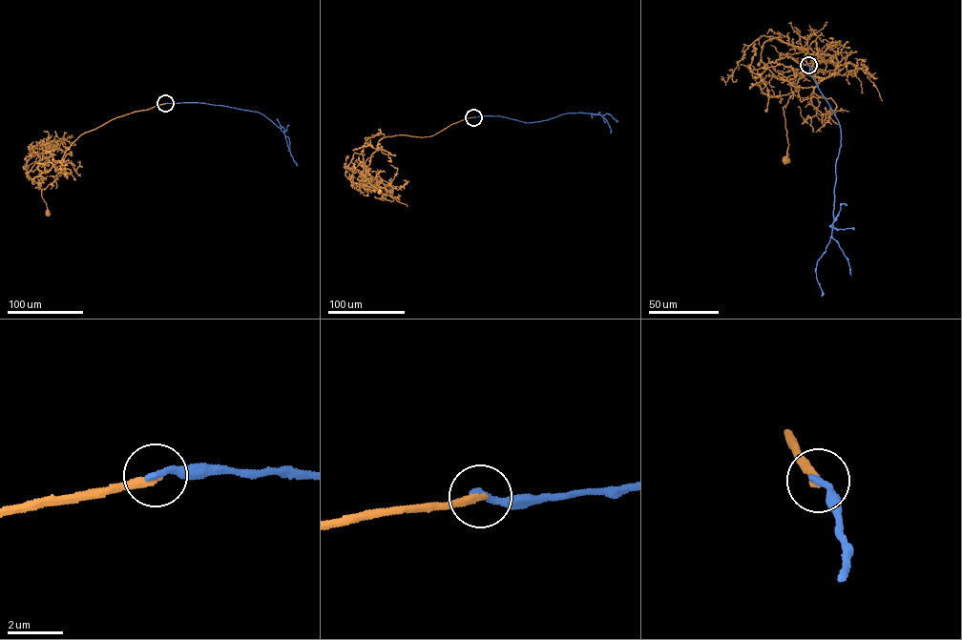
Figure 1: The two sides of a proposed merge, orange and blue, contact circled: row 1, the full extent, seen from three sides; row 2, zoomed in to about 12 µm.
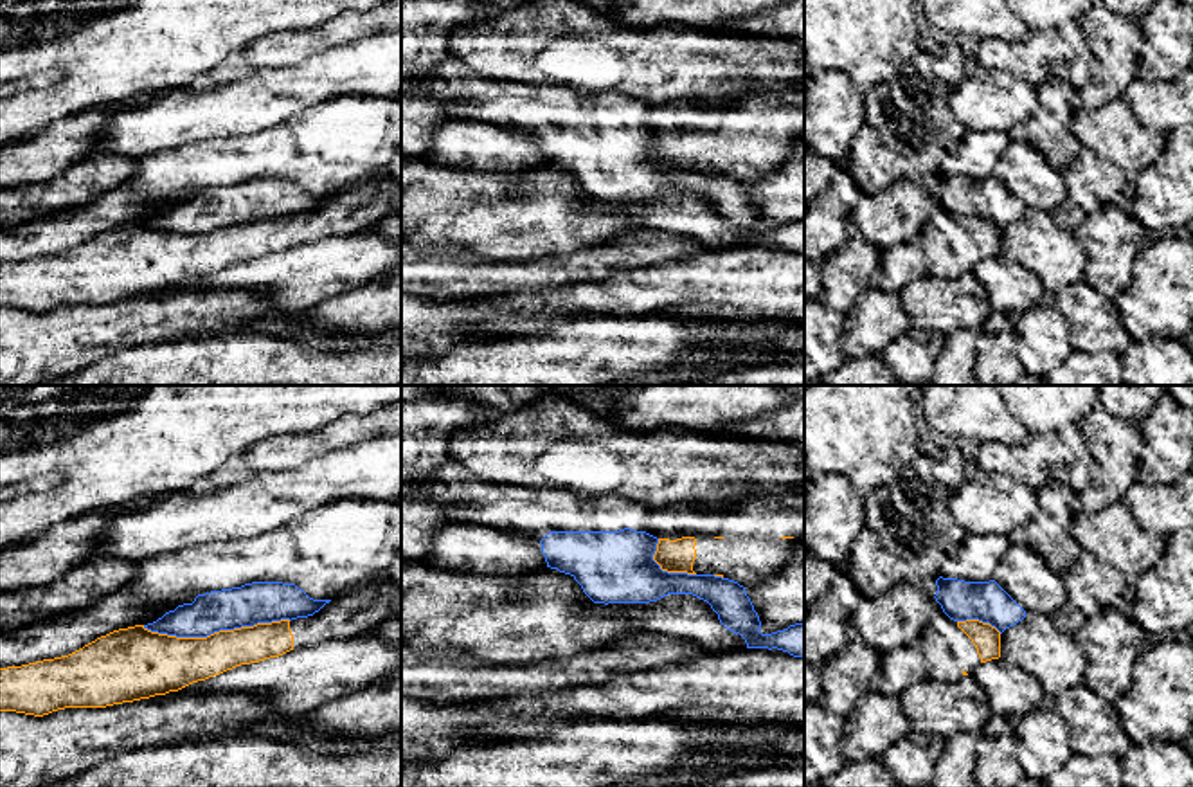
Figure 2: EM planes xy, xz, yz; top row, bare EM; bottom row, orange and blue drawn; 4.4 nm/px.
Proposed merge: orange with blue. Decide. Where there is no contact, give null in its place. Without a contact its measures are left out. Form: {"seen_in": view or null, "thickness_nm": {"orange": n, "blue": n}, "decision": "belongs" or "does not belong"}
{"seen_in": "xy", "thickness_nm": {"orange": 240, "blue": 190}, "decision": "does not belong"}

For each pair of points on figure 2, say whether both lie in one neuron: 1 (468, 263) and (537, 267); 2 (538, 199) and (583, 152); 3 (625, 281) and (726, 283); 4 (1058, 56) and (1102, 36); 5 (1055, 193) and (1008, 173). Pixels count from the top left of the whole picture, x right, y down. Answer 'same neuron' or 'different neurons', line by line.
1: same neuron
2: different neurons
3: same neuron
4: different neurons
5: same neuron

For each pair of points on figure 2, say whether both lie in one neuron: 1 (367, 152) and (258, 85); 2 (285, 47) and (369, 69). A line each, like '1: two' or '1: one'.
1: two
2: two

